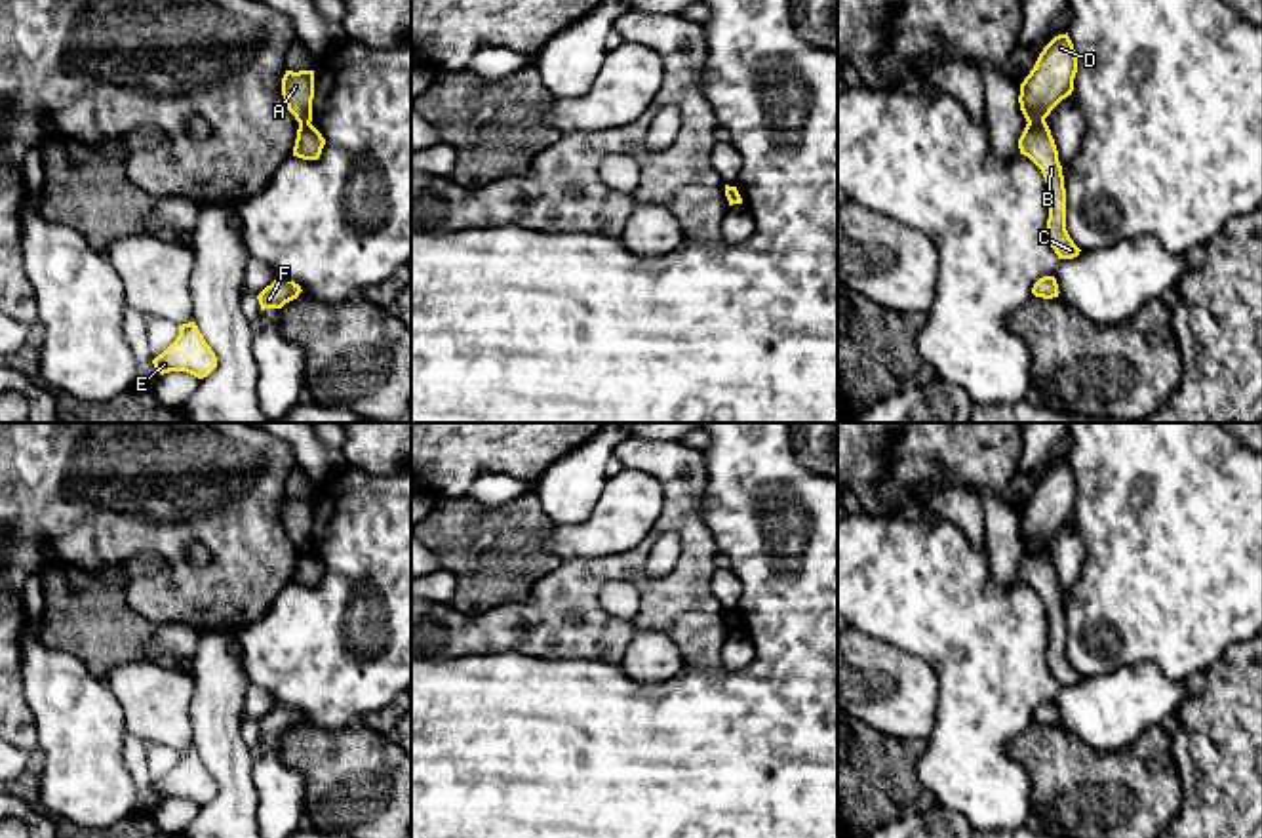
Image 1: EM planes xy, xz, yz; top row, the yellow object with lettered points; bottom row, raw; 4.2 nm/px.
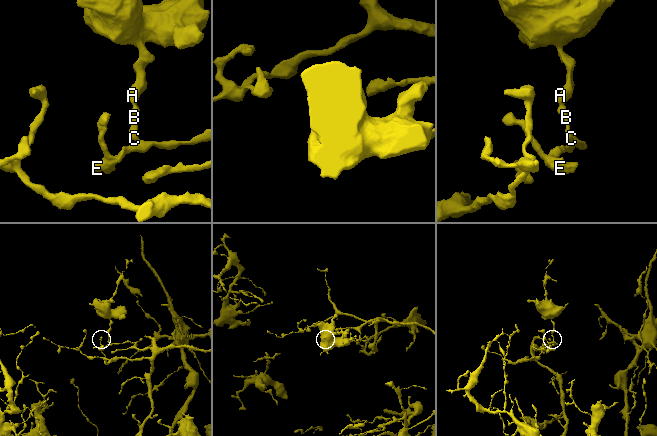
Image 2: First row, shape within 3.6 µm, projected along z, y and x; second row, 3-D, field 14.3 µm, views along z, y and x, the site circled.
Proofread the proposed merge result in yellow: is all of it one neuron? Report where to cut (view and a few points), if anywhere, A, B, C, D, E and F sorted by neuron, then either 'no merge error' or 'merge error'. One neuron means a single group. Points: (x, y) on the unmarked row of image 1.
cut yz (1044, 547), (1028, 551); groups A D / B C E F; merge error

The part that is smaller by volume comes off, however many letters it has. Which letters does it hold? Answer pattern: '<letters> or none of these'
A, D

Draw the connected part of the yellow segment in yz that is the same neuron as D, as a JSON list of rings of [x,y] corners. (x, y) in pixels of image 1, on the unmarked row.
[[[1066,461],[1055,463],[1020,510],[1020,537],[1028,550],[1045,549],[1051,537],[1074,518],[1077,484]]]

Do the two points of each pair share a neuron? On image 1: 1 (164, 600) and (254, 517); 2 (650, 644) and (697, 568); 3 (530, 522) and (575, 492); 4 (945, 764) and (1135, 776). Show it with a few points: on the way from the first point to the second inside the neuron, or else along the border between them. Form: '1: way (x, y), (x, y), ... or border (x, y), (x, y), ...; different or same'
1: way (191, 593), (242, 543); same
2: border (621, 658), (638, 633), (661, 631), (686, 663); different
3: border (533, 494), (552, 522); different
4: border (1032, 724), (1007, 745), (1026, 774), (1030, 812); different

